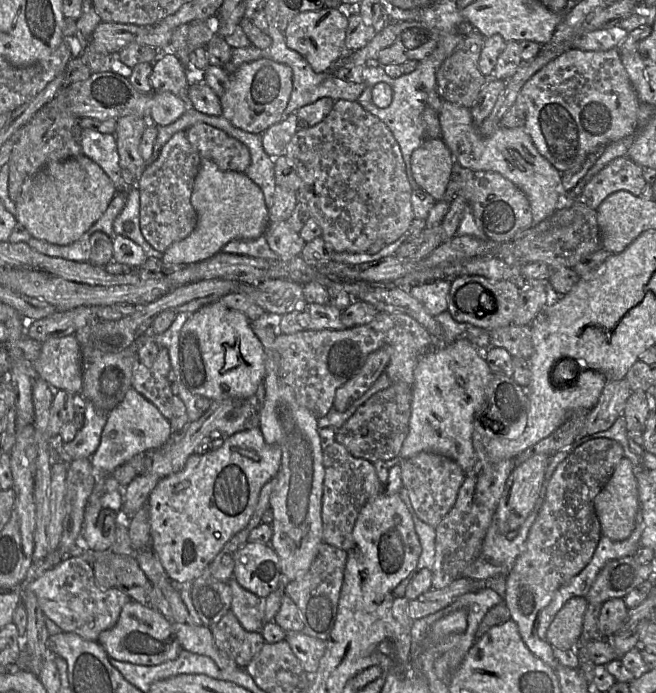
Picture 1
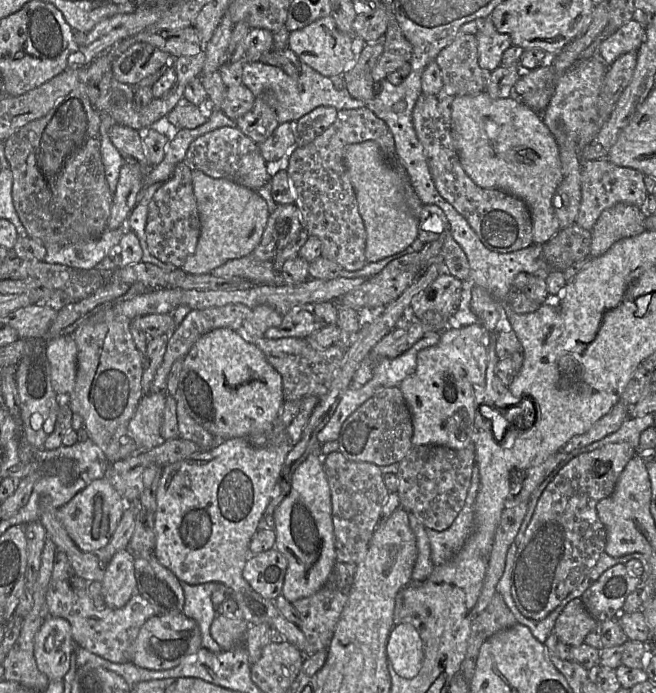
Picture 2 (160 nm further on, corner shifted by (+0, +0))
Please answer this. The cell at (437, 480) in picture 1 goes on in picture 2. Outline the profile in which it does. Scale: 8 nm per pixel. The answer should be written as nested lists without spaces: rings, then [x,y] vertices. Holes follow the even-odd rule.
[[[473,444],[455,450],[443,446],[413,446],[399,462],[397,494],[400,507],[413,514],[426,529],[448,529],[461,511],[475,465]]]

